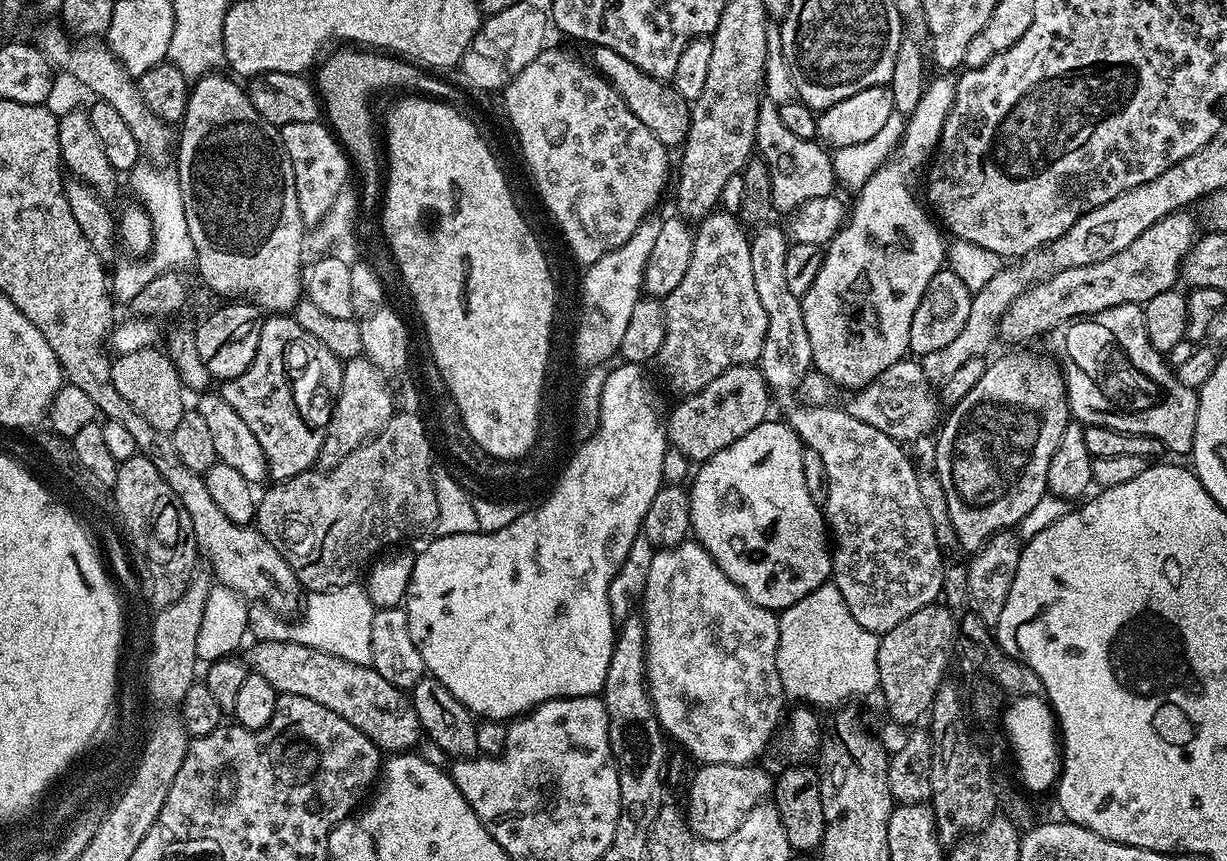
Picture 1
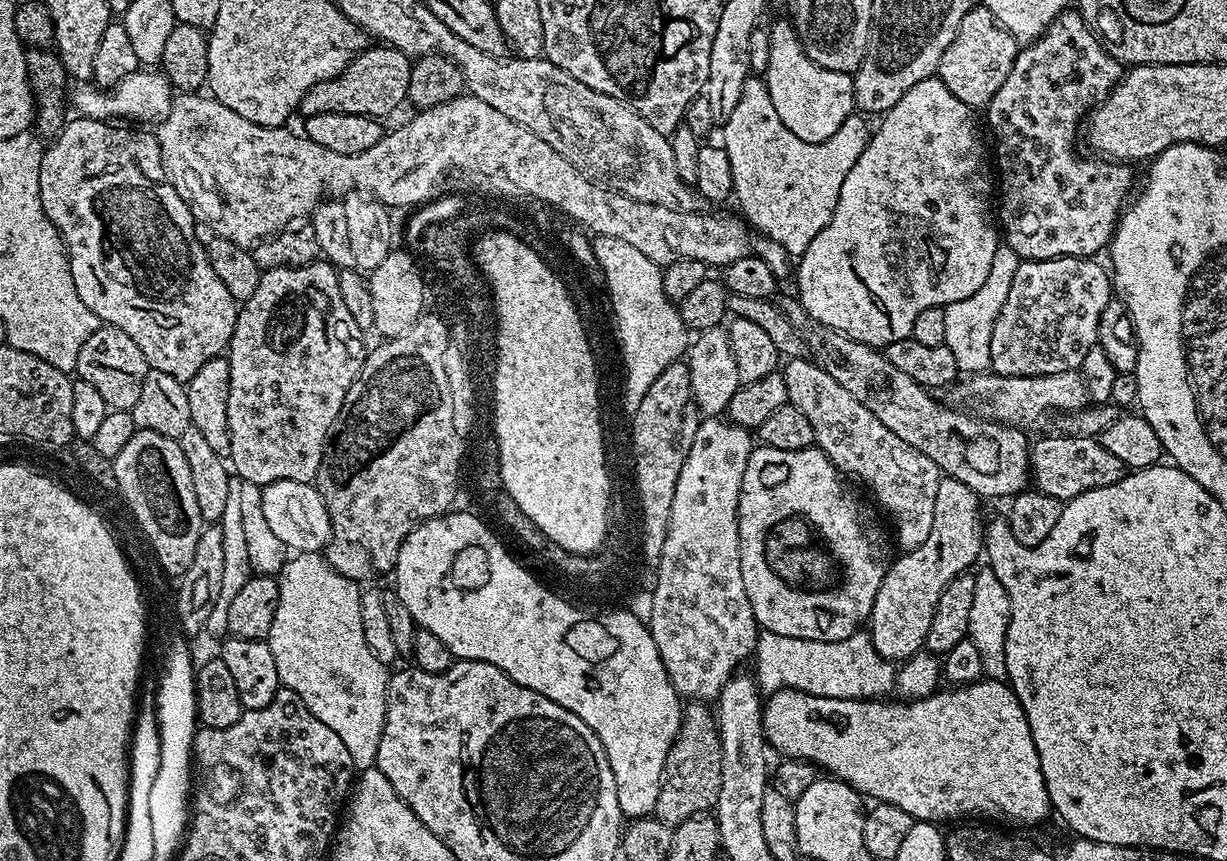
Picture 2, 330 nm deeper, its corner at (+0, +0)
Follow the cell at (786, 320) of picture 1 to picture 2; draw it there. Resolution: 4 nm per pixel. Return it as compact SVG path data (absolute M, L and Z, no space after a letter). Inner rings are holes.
M811 359L792 360L786 366L784 364L782 375L788 387L787 403L802 410L802 414L806 414L806 419L810 421L810 426L814 426L815 447L822 449L841 473L849 477L857 476L876 495L877 502L892 515L892 520L896 523L894 540L897 545L906 542L906 550L922 546L922 542L930 538L930 526L934 526L934 494L938 494L942 479L939 466L930 462L926 454L914 450L914 446L906 446L906 442L902 442L902 438L898 438L894 430L886 430L886 426L882 426L882 422L878 422L878 418L870 414L870 410L866 410L853 394L840 386L826 370Z

